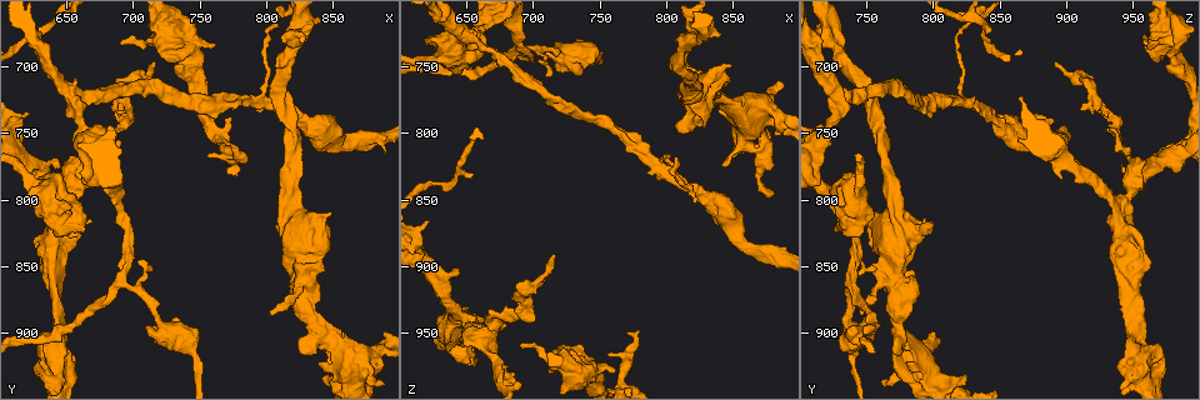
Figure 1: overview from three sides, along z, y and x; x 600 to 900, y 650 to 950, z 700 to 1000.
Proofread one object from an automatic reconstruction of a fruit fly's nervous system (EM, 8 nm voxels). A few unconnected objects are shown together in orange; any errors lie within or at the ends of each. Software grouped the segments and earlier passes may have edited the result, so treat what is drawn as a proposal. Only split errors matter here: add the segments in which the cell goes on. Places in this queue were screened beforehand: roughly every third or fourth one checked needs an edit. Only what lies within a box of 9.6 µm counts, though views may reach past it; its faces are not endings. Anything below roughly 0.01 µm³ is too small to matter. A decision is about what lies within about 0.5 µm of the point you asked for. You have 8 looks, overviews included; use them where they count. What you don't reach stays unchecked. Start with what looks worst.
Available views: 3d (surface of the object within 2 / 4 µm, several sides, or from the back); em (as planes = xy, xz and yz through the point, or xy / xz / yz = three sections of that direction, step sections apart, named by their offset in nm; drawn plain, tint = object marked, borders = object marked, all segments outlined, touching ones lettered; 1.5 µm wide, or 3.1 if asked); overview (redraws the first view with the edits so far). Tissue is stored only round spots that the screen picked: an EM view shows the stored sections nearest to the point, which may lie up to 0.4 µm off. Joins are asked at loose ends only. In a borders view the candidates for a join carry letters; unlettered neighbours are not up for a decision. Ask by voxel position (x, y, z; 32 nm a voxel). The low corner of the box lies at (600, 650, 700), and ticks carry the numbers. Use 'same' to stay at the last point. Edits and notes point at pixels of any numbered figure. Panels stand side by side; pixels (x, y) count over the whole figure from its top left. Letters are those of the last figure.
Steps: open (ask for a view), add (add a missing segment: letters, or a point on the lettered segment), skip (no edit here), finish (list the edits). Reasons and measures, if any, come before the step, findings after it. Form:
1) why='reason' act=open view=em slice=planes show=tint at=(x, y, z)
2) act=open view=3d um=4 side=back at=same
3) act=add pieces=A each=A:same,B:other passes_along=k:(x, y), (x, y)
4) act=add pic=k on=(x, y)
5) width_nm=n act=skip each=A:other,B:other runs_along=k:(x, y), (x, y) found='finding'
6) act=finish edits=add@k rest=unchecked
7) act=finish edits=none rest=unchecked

why='an open end' act=open view=em slice=planes show=borders at=(804, 884, 744)

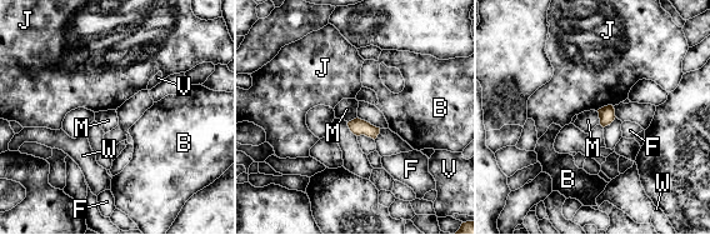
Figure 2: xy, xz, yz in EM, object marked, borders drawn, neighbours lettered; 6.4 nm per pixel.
act=skip each=B:other,F:other,J:other,M:other,V:other,W:other found='none of them fits'

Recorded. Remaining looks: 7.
why='thin end' act=open view=em slice=yz step=4 show=tint at=(690, 682, 962)

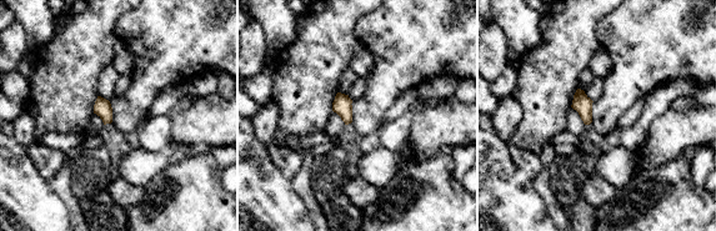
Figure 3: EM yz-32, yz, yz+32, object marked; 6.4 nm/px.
why='cut it another way' act=open view=em slice=planes show=borders at=same

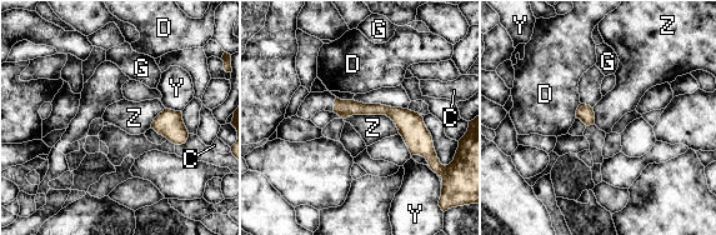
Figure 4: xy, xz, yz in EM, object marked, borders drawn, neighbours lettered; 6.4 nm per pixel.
act=skip each=C:other,D:other,G:other,Y:other,Z:other found='none of them fits'

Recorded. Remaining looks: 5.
why='an open end' act=open view=3d um=2 at=(710, 898, 742)

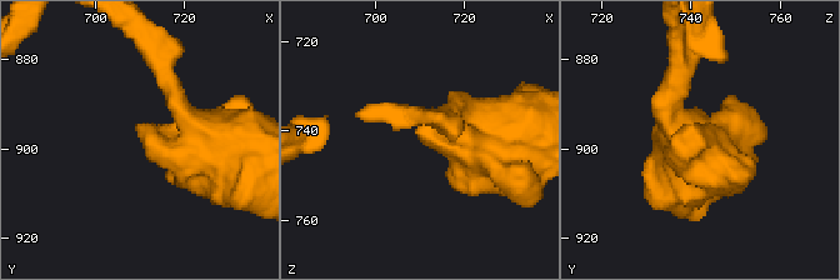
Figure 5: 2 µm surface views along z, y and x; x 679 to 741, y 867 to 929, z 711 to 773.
arm_widths_nm=180,550 act=open view=em slice=planes show=borders at=(711, 898, 743)

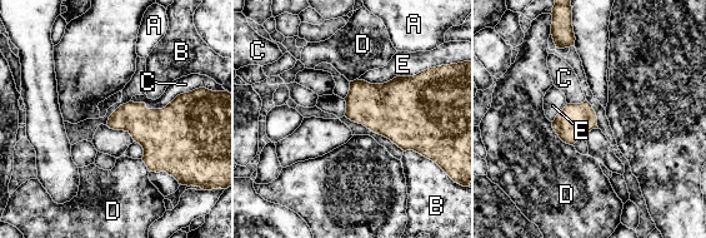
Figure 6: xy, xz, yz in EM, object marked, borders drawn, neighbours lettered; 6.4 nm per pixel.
width_nm=200 act=skip each=A:other,B:other,C:other,D:other,E:other border=6:(193, 90), (161, 108), (131, 102) found='none of them fits'

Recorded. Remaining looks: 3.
act=finish edits=none rest=unchecked

